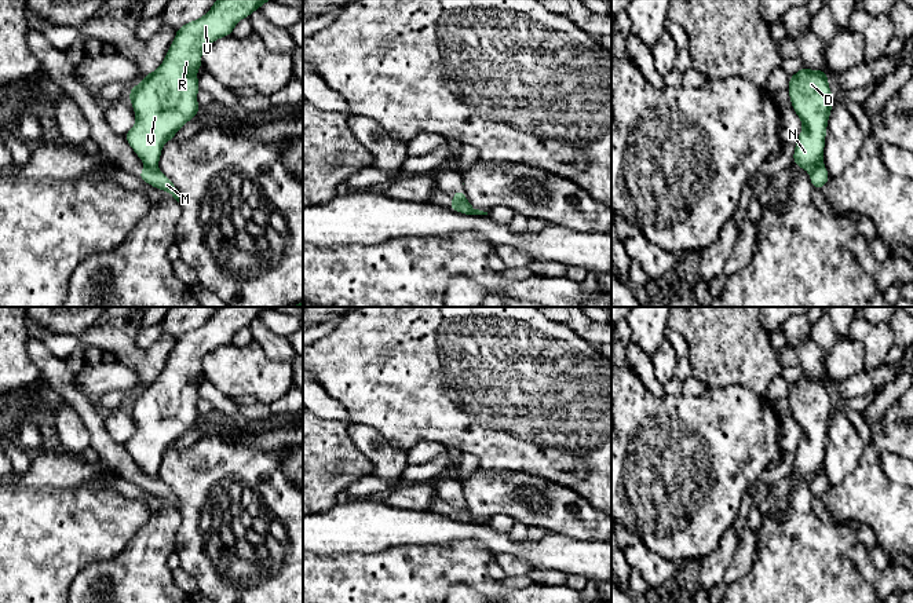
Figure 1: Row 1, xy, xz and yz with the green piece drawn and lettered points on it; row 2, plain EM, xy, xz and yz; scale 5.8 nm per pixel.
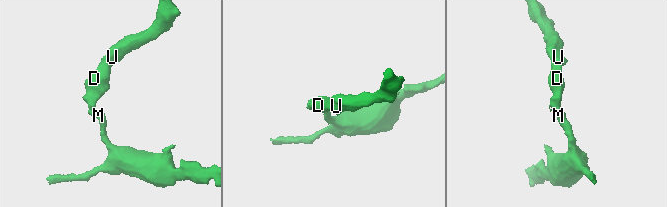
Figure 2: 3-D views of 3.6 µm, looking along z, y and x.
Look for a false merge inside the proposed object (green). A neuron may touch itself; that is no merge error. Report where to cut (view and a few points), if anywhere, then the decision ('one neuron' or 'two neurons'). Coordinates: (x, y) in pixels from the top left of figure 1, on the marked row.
cut in yz along (821, 161), (810, 171); two neurons

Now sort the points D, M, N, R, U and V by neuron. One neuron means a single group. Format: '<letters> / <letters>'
D N R U V / M

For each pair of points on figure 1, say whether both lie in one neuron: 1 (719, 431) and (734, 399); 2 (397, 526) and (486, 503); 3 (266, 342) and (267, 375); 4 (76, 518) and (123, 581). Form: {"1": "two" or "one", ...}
{"1": "one", "2": "two", "3": "two", "4": "two"}

